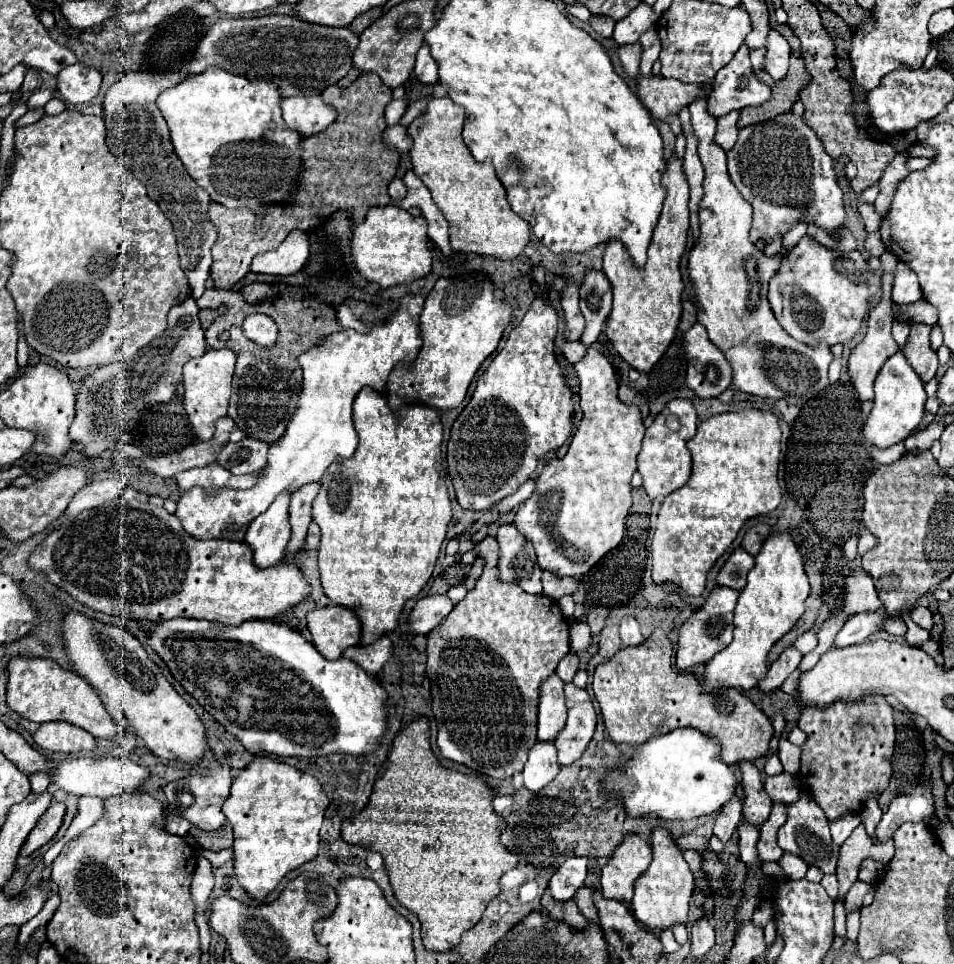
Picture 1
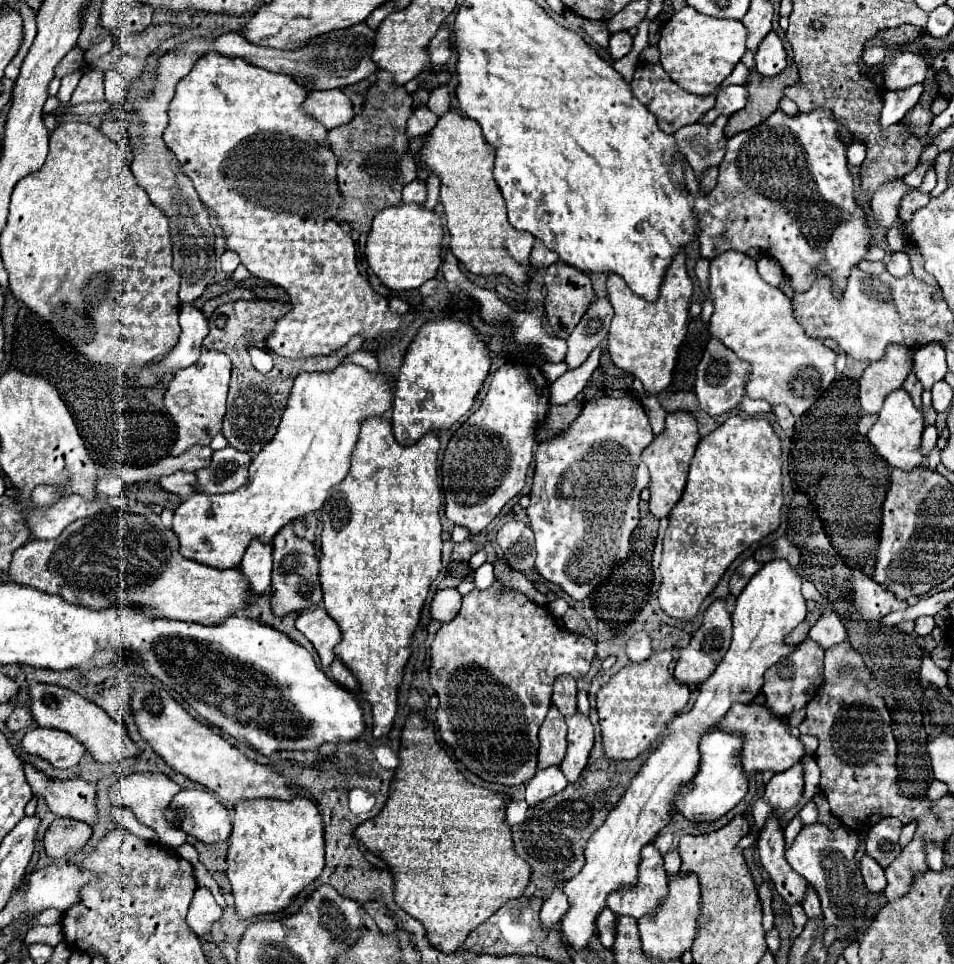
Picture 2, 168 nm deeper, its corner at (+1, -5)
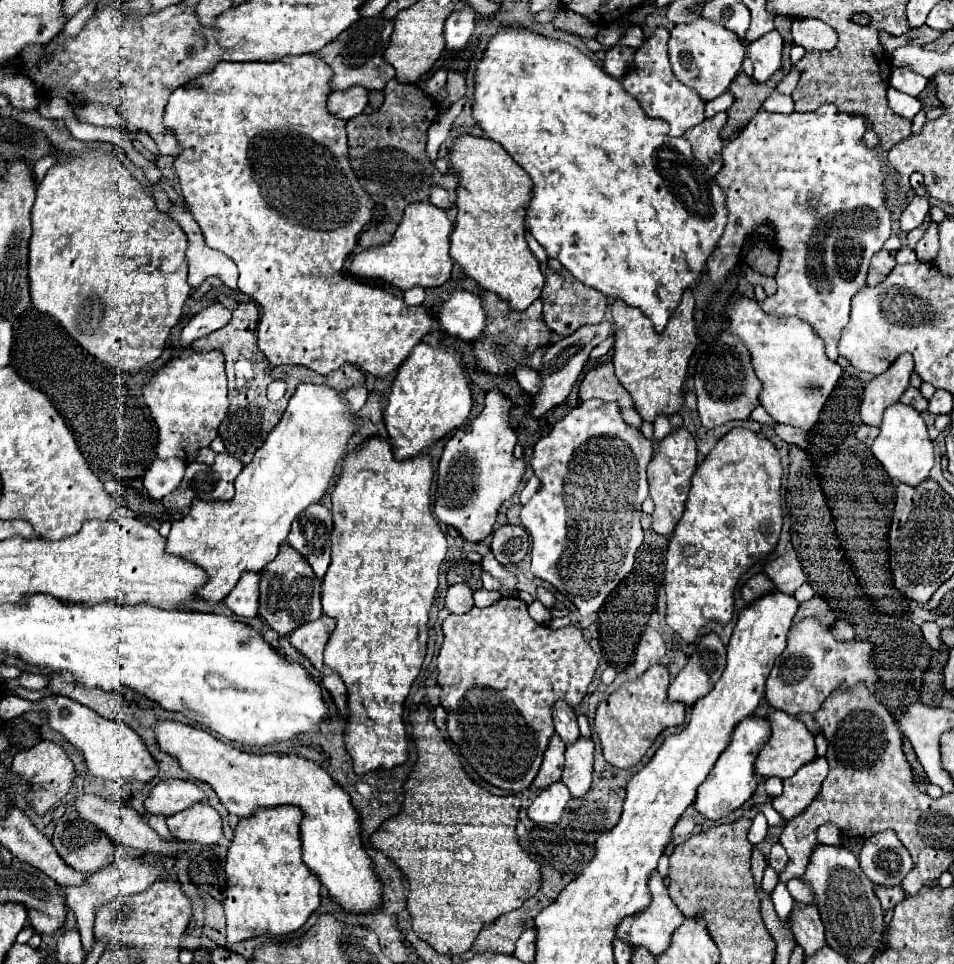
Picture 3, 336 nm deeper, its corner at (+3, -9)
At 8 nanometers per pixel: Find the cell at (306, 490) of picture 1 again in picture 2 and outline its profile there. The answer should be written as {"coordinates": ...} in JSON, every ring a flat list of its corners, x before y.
{"coordinates":[[285,526,273,538,273,572,271,572,271,610,275,616,291,612,307,612,323,602,319,588,319,562,313,558,313,546,293,534,293,526]]}

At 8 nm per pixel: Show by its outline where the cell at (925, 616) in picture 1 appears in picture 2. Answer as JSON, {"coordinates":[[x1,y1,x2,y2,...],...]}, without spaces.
{"coordinates":[[921,616,915,620,915,632,919,636,927,636,935,628,935,620,931,616]]}

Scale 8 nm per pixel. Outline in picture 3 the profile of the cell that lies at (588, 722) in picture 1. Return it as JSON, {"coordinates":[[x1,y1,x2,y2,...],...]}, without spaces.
{"coordinates":[[579,738,565,752,565,766,561,782,569,788,571,796,583,796,591,786,593,774,593,740]]}

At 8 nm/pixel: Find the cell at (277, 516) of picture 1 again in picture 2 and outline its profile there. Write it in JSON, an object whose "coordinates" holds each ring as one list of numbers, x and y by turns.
{"coordinates":[[251,542,243,562,241,572,249,582,249,592,255,596,263,596,271,582,271,564,273,564,273,548,261,546,261,542]]}

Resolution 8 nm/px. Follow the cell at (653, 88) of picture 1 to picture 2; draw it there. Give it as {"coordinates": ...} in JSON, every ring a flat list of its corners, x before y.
{"coordinates":[[641,62,635,70,635,76,633,76,633,82,631,82,631,90,633,94,639,98,641,104,645,104,645,108,655,114,657,118,657,124,659,128,665,132,665,134,675,134,679,128,687,126,687,124,695,124,699,122,699,118,711,110,711,106,715,104,715,94,707,94,707,96,699,96,699,94,693,94,681,86,677,86,669,74,663,70,663,66,657,62,657,64,649,64,649,62]]}

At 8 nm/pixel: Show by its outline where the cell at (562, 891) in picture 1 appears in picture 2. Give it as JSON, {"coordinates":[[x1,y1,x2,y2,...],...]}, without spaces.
{"coordinates":[[561,886,545,900,539,920,541,920,541,928,543,930,553,930,557,926,557,922,561,920,561,914,565,914,565,906,569,906,569,902,565,902,565,894,561,894]]}

